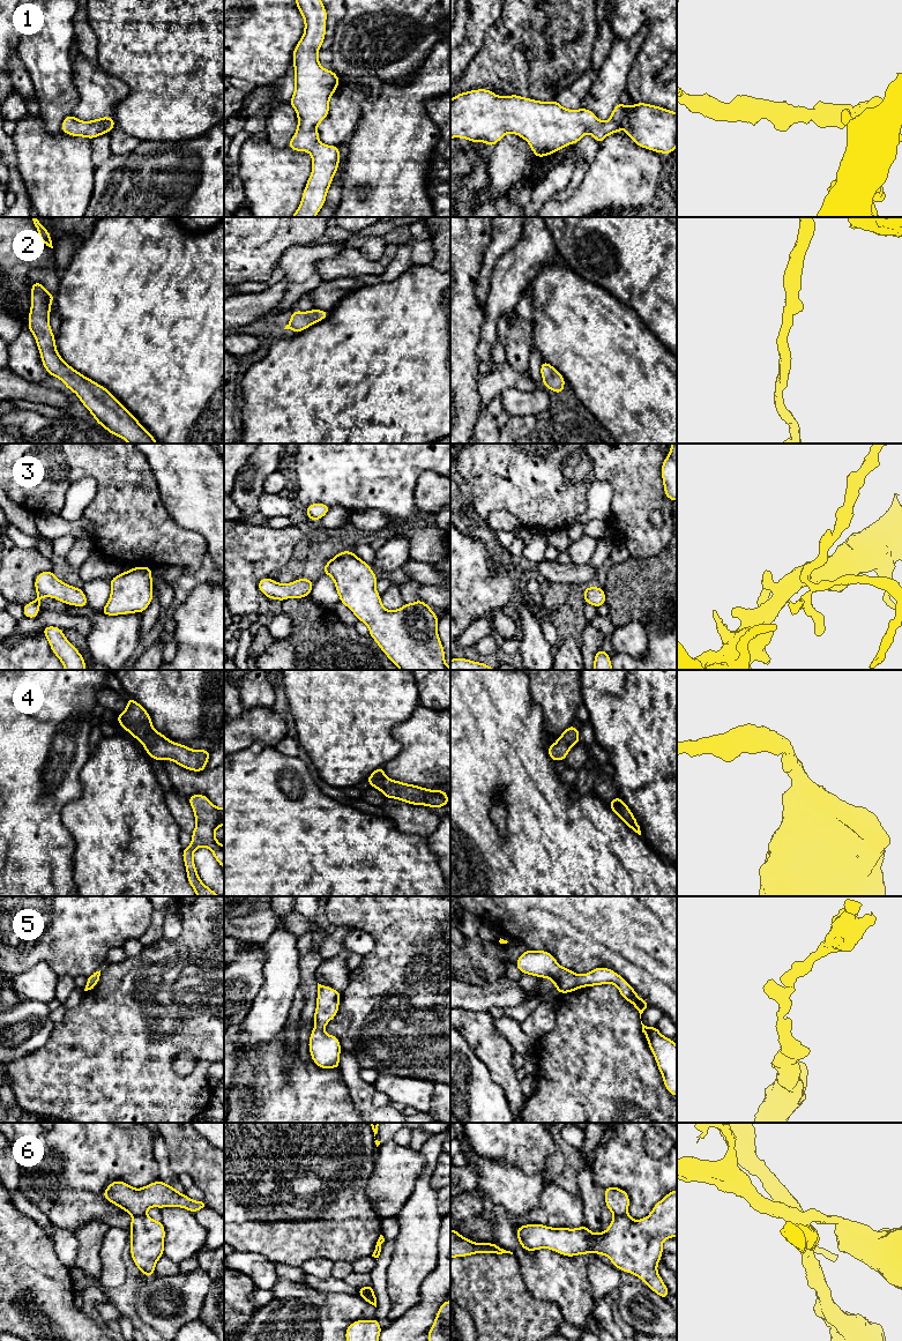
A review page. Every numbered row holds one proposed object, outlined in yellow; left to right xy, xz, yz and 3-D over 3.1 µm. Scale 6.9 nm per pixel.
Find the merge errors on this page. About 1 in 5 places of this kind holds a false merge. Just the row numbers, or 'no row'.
6

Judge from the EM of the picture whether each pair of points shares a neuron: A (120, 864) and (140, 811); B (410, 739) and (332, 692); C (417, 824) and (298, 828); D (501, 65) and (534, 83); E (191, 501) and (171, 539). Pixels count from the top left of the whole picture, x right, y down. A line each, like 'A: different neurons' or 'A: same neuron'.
A: same neuron
B: different neurons
C: different neurons
D: same neuron
E: different neurons

